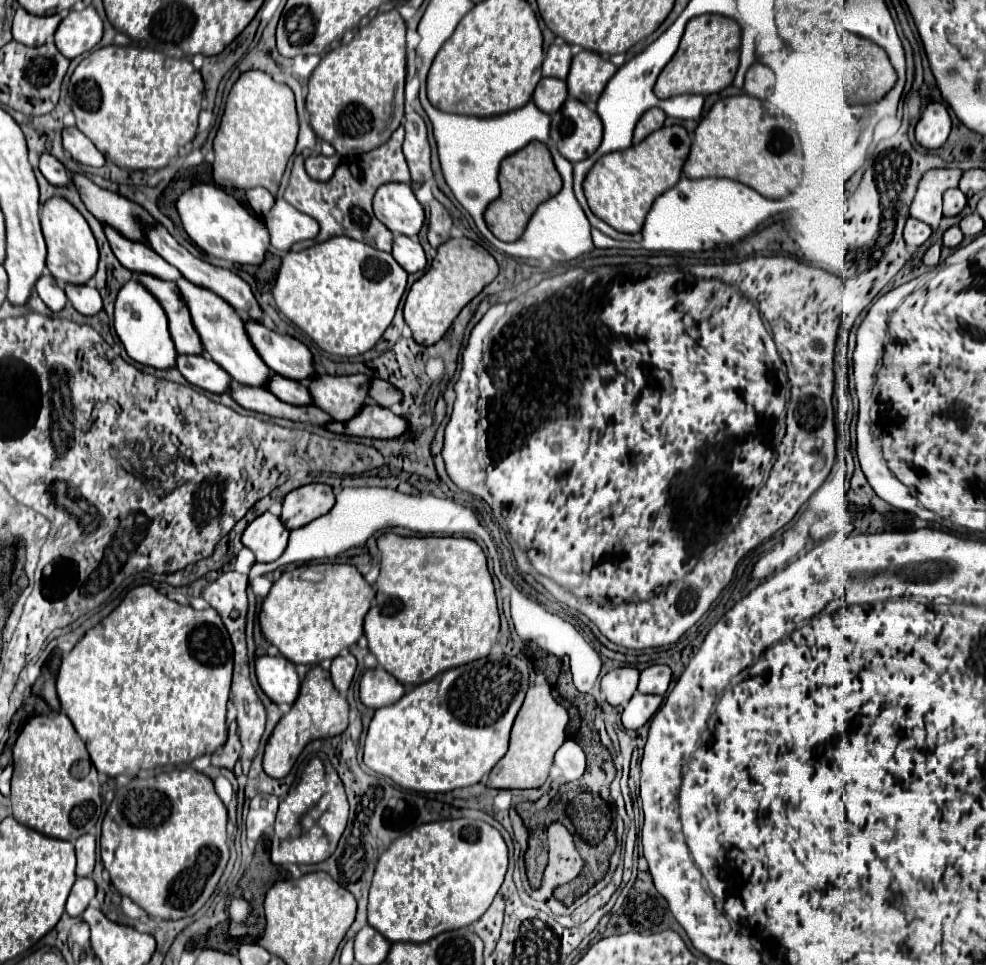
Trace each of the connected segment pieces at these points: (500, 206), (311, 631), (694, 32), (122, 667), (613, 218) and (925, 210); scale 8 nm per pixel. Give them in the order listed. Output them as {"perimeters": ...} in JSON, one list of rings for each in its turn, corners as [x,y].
{"perimeters":[[[[530,142],[516,154],[504,158],[500,164],[498,180],[500,180],[502,194],[498,200],[494,200],[488,206],[484,218],[486,218],[486,224],[492,230],[492,234],[504,242],[518,240],[522,236],[528,220],[532,218],[534,210],[538,208],[538,204],[546,202],[548,198],[556,196],[562,190],[562,176],[558,174],[556,166],[554,166],[550,150],[542,142]]],[[[310,564],[286,570],[280,580],[270,588],[262,610],[260,610],[260,628],[270,644],[274,644],[282,656],[294,664],[320,664],[324,658],[336,658],[344,648],[350,648],[364,634],[364,616],[370,610],[374,600],[374,588],[362,578],[356,566],[350,564]]],[[[704,14],[692,18],[686,24],[682,42],[670,64],[660,72],[658,82],[654,86],[654,94],[658,98],[678,96],[678,94],[714,94],[732,84],[734,74],[738,70],[740,56],[740,24],[732,18],[724,18],[720,14]]],[[[150,584],[138,586],[138,588],[134,588],[134,590],[130,590],[126,594],[122,604],[112,614],[108,614],[98,626],[88,630],[84,634],[84,638],[74,646],[74,650],[70,654],[64,656],[64,660],[60,664],[60,672],[58,672],[58,682],[56,682],[58,698],[62,702],[62,708],[66,710],[68,718],[72,720],[78,736],[86,742],[90,758],[92,758],[92,762],[94,762],[94,766],[96,766],[96,770],[100,774],[106,774],[110,778],[116,778],[120,774],[136,776],[140,770],[158,768],[158,762],[162,762],[162,764],[192,762],[196,756],[214,754],[220,746],[226,744],[226,738],[228,738],[228,730],[226,730],[226,702],[228,702],[230,682],[232,682],[232,666],[234,666],[232,654],[234,652],[232,652],[230,636],[228,636],[220,616],[212,608],[194,610],[192,606],[182,606],[182,604],[166,598],[164,594],[160,594]]],[[[670,126],[652,132],[638,146],[602,156],[584,180],[584,194],[592,212],[618,232],[640,232],[652,202],[680,180],[690,144],[692,140],[682,126]]],[[[934,168],[928,170],[918,186],[916,198],[910,206],[910,216],[930,224],[934,230],[942,220],[942,194],[948,188],[956,188],[962,170],[958,168]]]]}

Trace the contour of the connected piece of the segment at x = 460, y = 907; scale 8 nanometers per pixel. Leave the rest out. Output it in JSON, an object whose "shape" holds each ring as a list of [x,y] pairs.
{"shape":[[[470,818],[422,824],[394,840],[390,848],[378,858],[370,886],[368,924],[390,942],[426,942],[446,930],[468,926],[478,920],[492,904],[496,892],[502,886],[506,868],[508,846],[494,826]]]}

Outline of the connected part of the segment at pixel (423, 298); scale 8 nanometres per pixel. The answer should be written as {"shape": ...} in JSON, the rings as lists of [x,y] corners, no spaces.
{"shape":[[[450,238],[438,248],[430,270],[412,284],[404,302],[404,320],[412,330],[412,338],[422,346],[436,344],[450,328],[460,310],[482,292],[498,274],[494,256],[470,238]]]}

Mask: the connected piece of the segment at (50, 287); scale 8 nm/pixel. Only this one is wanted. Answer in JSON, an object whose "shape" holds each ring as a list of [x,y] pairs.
{"shape":[[[52,274],[40,276],[40,280],[36,282],[34,288],[36,288],[38,296],[44,300],[44,304],[46,304],[52,312],[60,312],[60,310],[66,306],[64,288],[62,288],[62,284],[60,284]]]}

